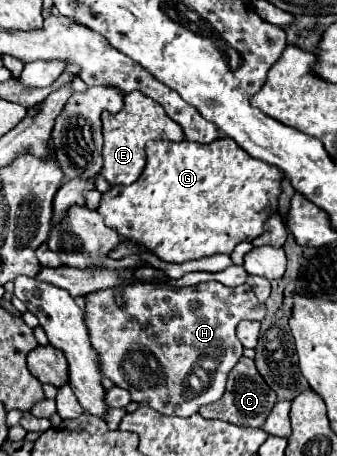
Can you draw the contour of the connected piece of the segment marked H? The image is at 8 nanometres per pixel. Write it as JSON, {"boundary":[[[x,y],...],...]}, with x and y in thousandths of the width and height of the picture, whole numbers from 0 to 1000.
{"boundary":[[[596,618],[579,627],[501,627],[501,623],[407,623],[377,627],[353,649],[335,636],[264,645],[252,658],[252,711],[276,763],[300,776],[306,820],[347,846],[389,860],[412,886],[448,890],[478,908],[561,912],[591,904],[596,890],[626,886],[668,860],[668,833],[685,803],[721,781],[721,759],[697,737],[697,715],[715,702],[780,702],[786,667],[774,667],[733,623],[680,632],[656,618]]]}

